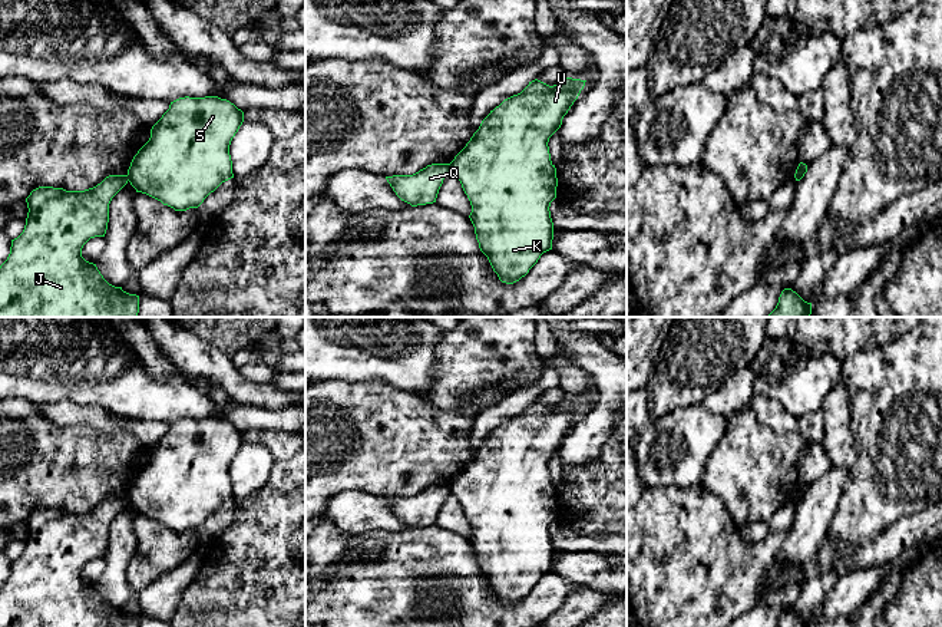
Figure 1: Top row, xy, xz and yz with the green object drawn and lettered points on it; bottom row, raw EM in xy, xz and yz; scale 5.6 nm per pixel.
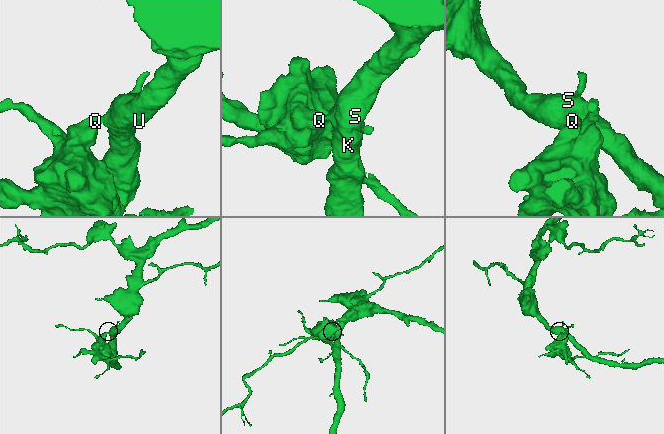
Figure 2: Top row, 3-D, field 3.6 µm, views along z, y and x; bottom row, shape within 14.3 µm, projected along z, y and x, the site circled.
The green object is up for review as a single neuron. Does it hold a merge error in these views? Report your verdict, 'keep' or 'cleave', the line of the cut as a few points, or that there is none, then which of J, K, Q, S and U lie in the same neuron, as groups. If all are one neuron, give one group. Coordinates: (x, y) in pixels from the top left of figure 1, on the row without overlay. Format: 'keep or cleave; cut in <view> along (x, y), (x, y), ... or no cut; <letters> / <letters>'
cleave; cut in xz along (448, 485), (450, 492); J Q / K S U

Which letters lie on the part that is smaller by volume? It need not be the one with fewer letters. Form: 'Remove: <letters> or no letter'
Remove: J, Q

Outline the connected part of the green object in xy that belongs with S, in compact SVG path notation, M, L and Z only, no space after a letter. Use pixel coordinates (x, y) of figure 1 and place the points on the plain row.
M218 418L179 419L152 448L149 462L133 478L128 491L128 501L136 514L146 515L175 532L198 529L204 521L222 504L234 499L229 466L244 443L244 433L234 425Z

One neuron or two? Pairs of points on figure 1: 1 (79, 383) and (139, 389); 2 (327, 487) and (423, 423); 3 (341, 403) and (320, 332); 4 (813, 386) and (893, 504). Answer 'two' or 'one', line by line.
1: one
2: one
3: two
4: two

